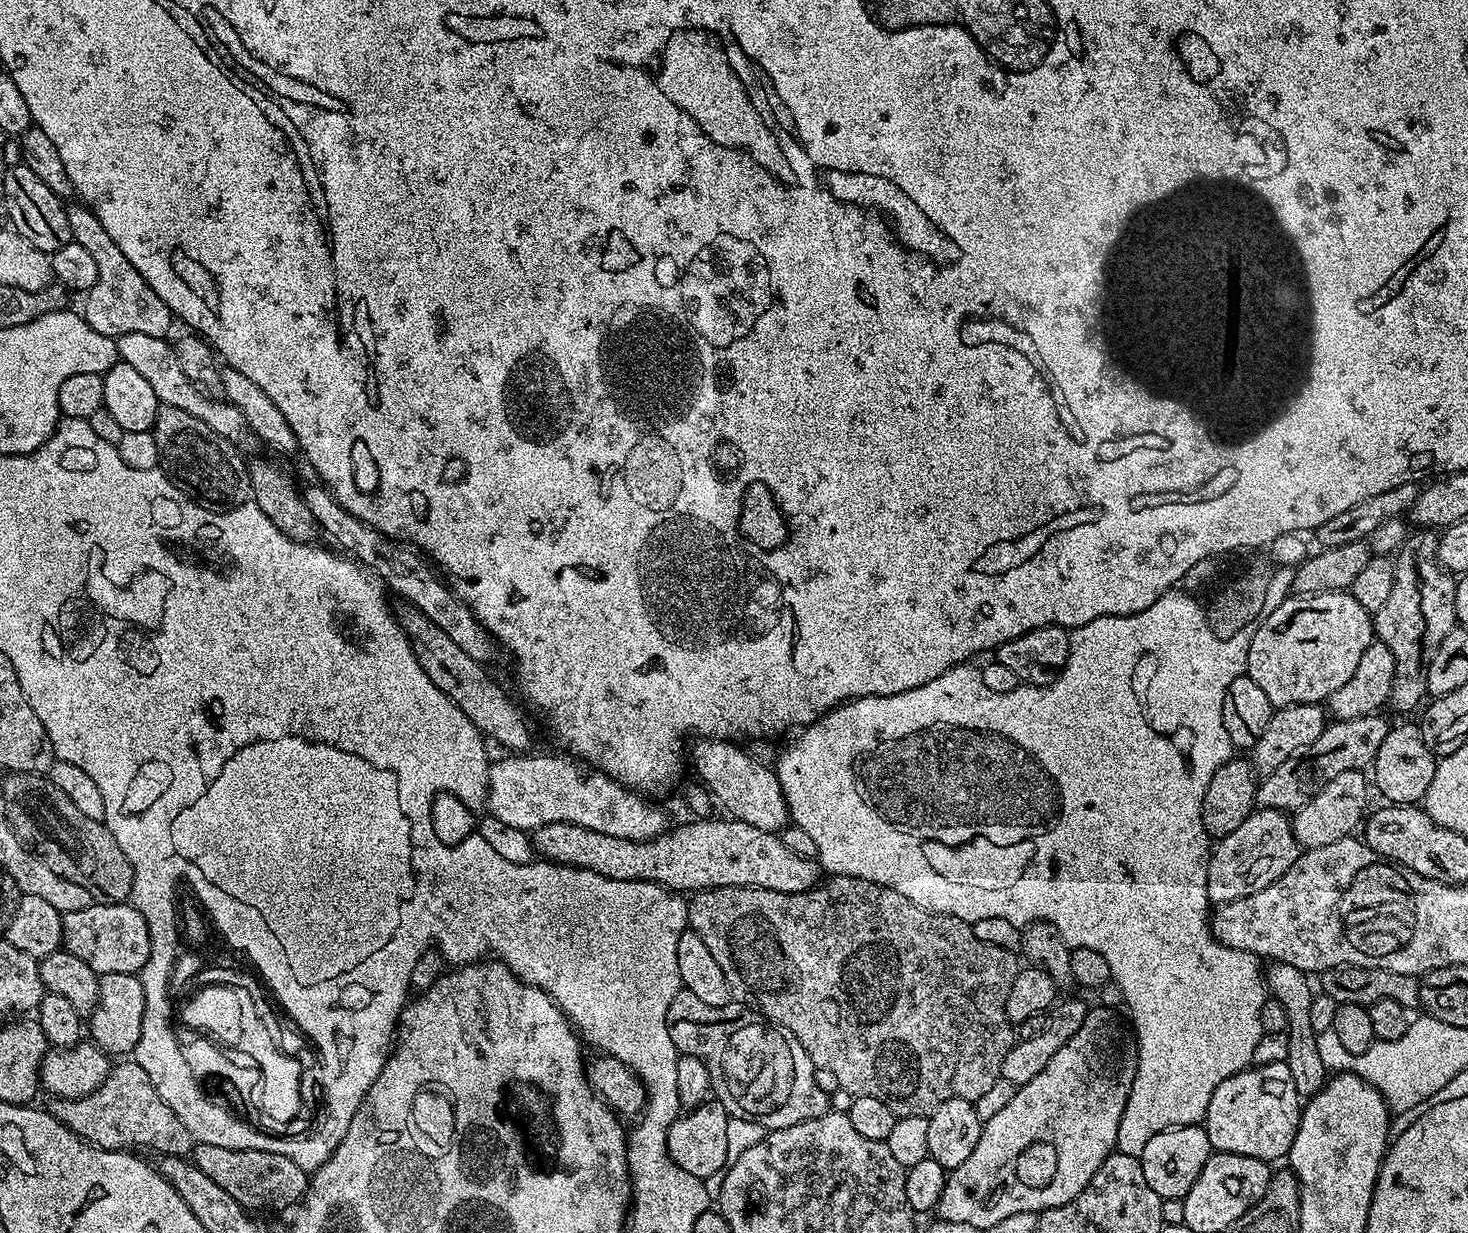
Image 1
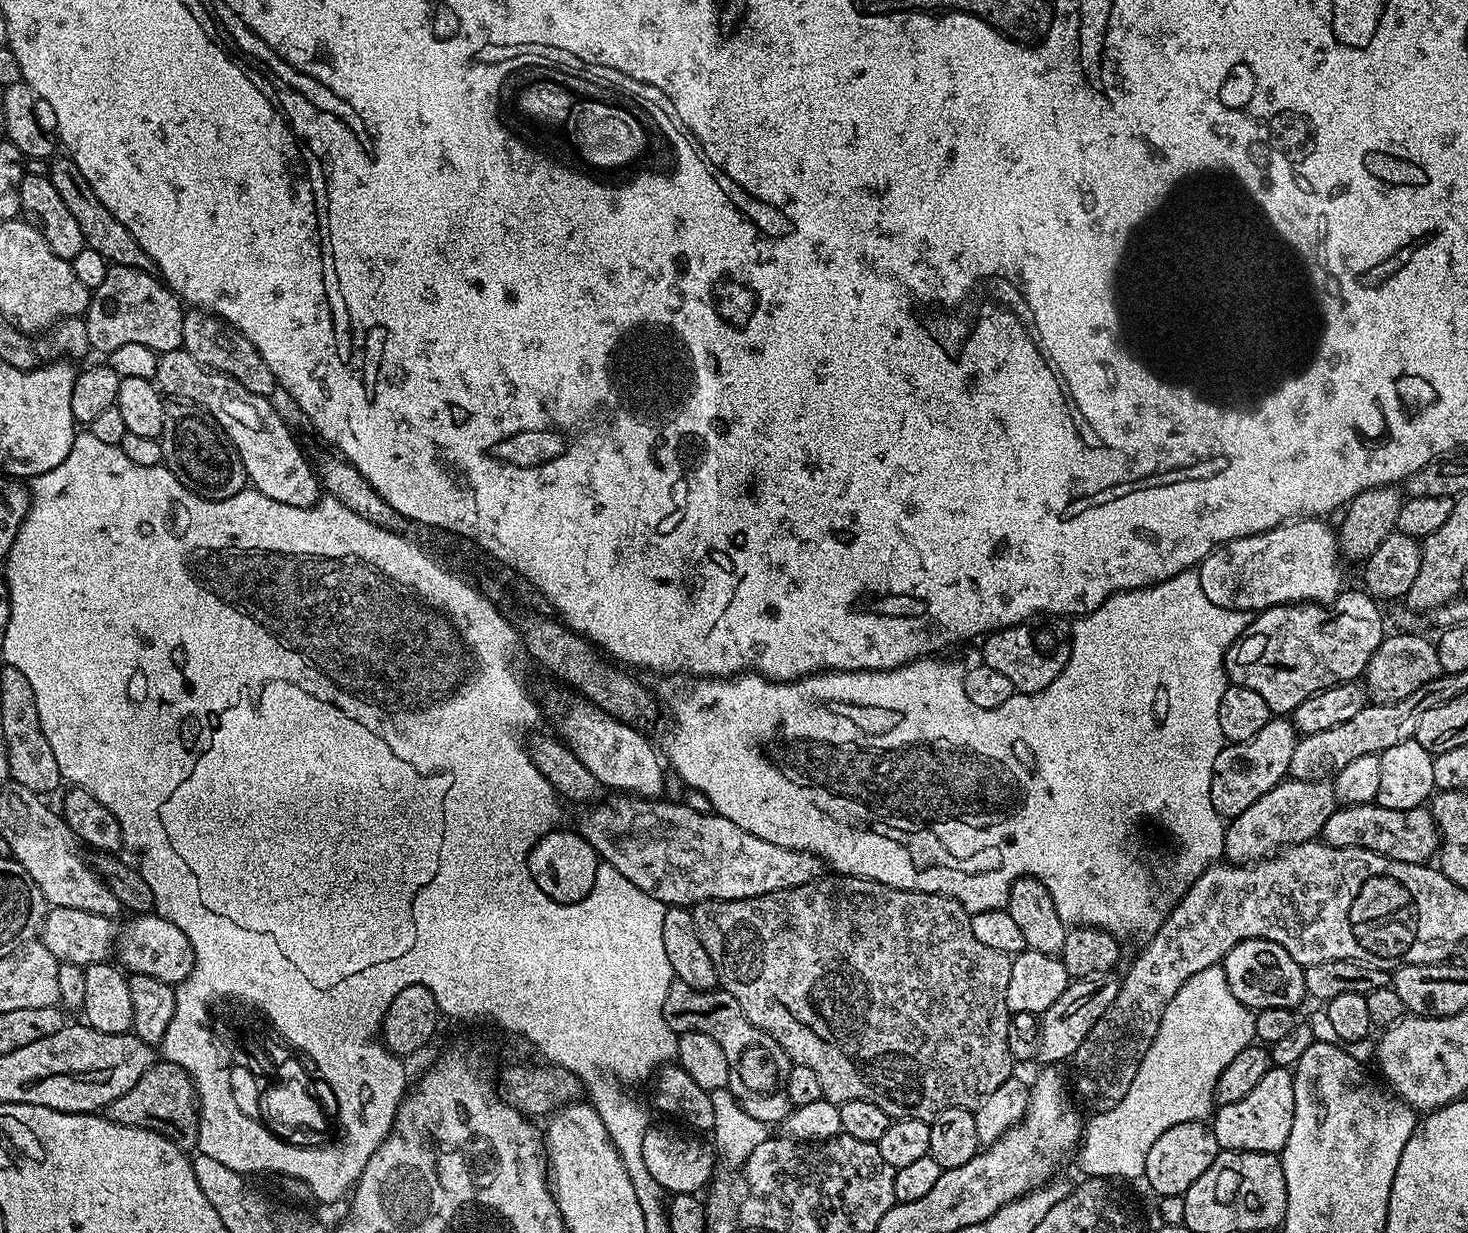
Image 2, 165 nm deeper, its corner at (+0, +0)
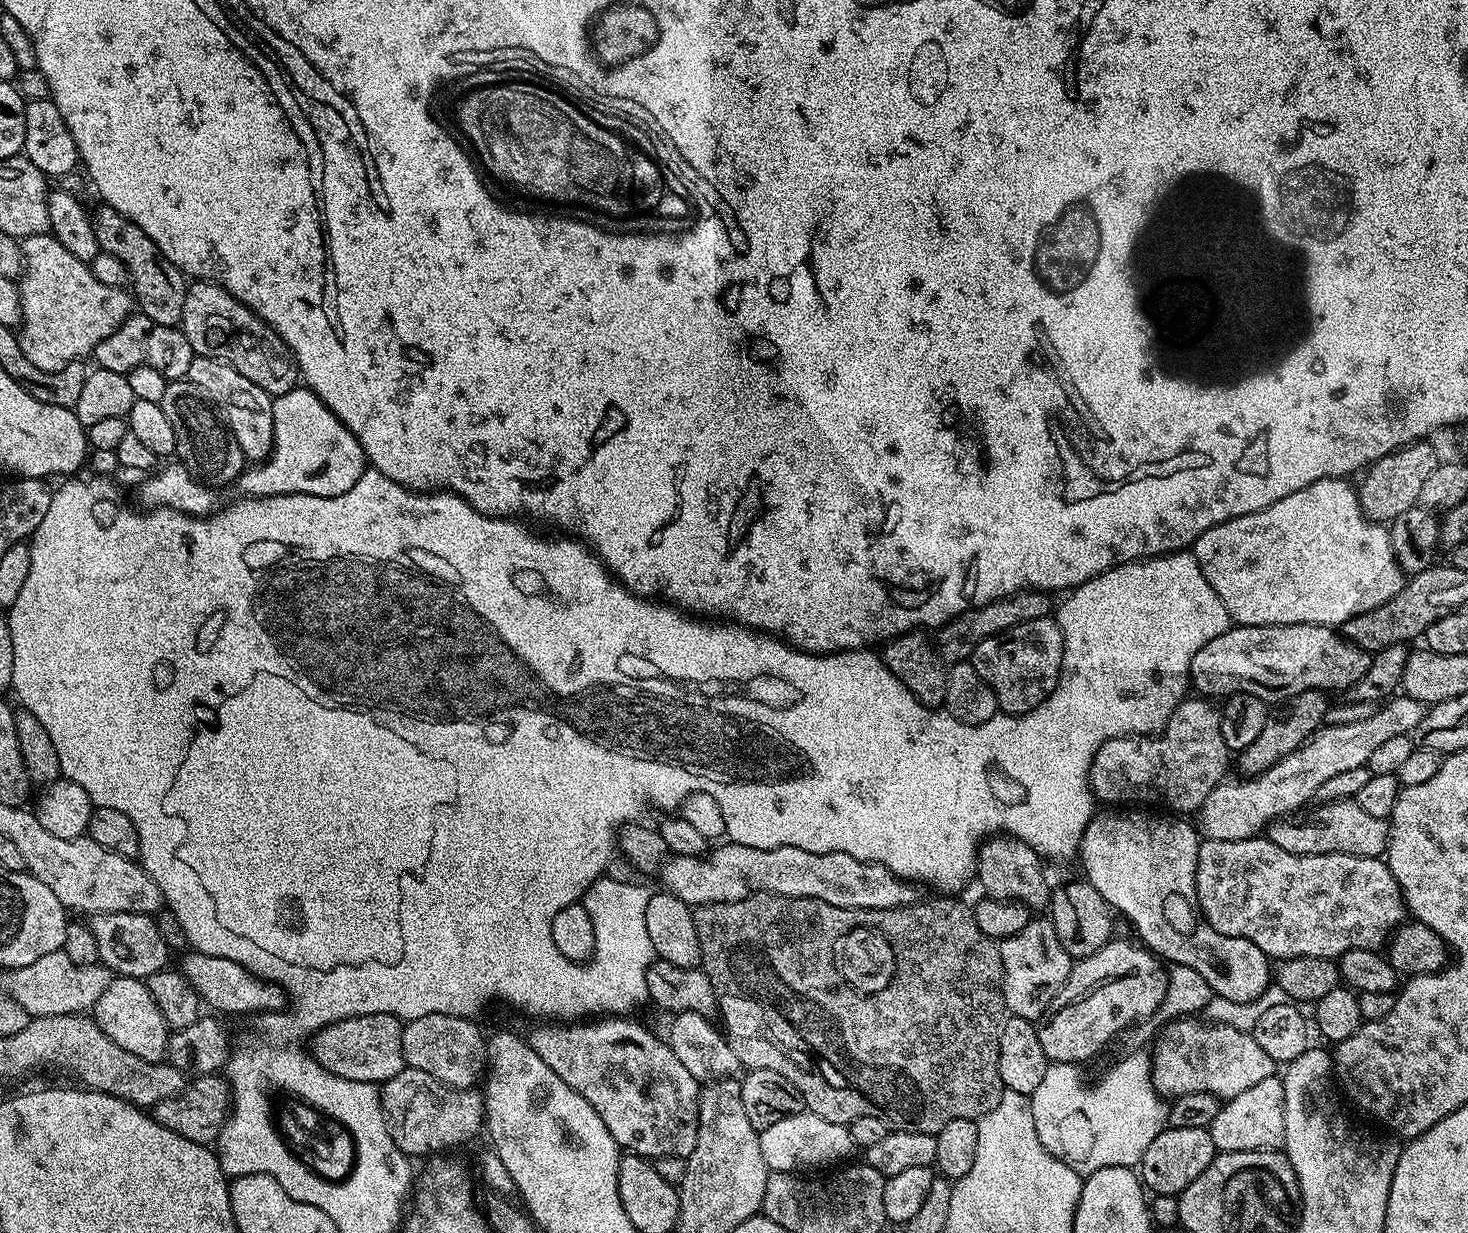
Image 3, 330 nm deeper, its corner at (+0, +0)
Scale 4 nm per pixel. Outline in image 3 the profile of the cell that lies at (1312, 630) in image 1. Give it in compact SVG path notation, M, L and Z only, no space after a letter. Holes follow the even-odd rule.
M1267 624L1266 626L1233 626L1228 631L1210 638L1198 654L1194 654L1188 679L1191 687L1196 688L1201 697L1227 698L1240 692L1254 694L1266 702L1279 700L1285 702L1292 696L1312 689L1331 690L1344 688L1350 690L1366 673L1372 661L1369 653L1363 652L1351 640L1345 638L1336 628L1314 626L1313 624Z

